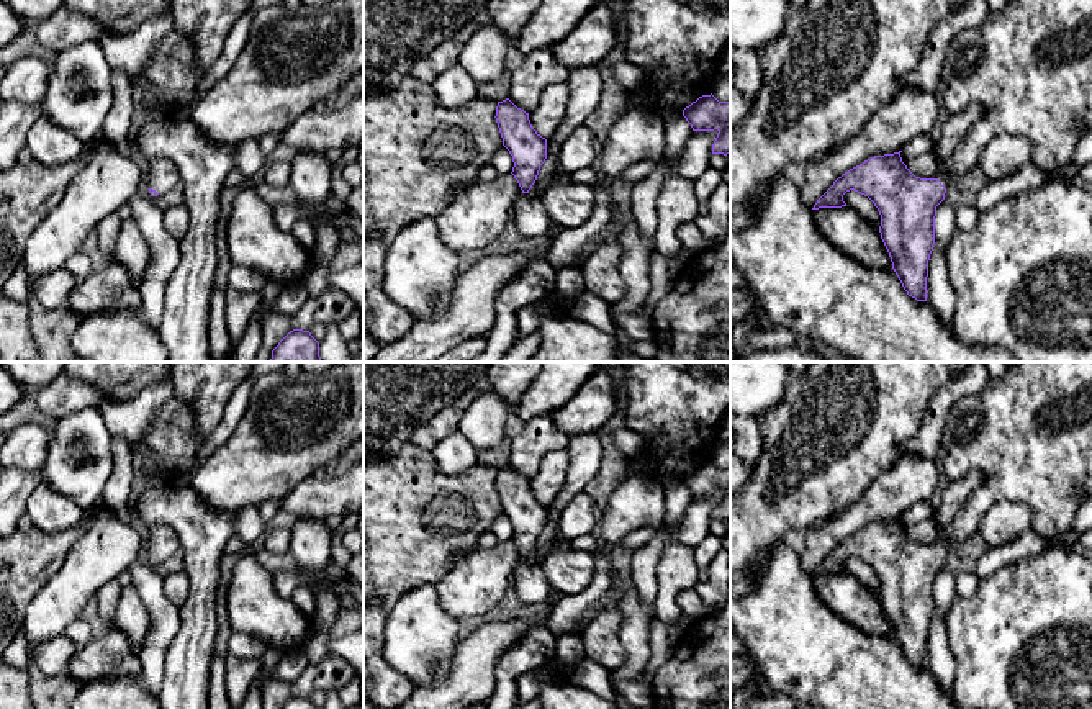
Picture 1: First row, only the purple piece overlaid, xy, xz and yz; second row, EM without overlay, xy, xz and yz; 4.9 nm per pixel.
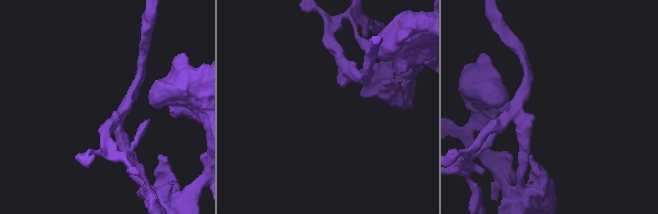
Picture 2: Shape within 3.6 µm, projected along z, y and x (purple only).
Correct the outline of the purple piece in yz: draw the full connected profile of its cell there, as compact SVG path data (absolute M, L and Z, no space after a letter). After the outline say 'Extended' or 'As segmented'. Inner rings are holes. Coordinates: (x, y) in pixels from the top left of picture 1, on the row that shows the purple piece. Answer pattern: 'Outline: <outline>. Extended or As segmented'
Outline: M1013 0L974 29L959 33L950 44L943 84L946 85L946 106L961 111L971 103L982 106L984 115L974 123L959 147L940 165L935 178L915 177L902 162L900 152L874 156L838 177L817 200L812 210L846 206L843 195L855 190L868 196L881 215L881 239L889 252L892 269L904 290L917 301L927 301L928 260L935 244L936 206L945 200L951 180L969 174L977 164L982 149L995 136L1007 133L1030 141L1031 164L1043 172L1054 172L1072 162L1076 144L1092 128L1092 0ZM977 47L981 56L971 74L959 74L959 57L964 51Z. Extended

